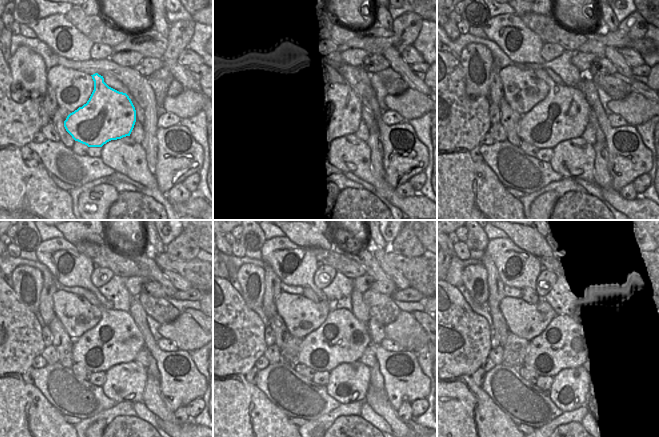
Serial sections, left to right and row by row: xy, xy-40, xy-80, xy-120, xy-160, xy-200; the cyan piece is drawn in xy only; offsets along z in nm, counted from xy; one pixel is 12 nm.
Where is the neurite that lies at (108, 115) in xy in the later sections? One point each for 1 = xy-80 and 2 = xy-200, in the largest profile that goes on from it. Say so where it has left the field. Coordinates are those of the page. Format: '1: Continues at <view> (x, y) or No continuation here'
1: Continues at xy-80 (564, 113)
2: Continues at xy-200 (567, 341).

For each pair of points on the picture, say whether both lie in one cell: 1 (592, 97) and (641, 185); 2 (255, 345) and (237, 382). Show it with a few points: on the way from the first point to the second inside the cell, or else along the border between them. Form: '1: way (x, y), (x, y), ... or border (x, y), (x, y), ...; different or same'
1: border (647, 172), (639, 175), (632, 182); different
2: border (244, 375), (223, 376); different

